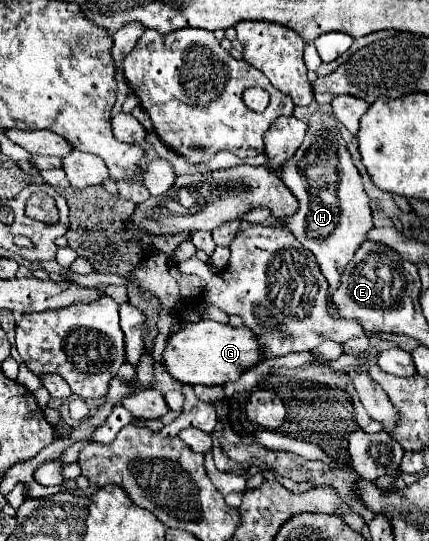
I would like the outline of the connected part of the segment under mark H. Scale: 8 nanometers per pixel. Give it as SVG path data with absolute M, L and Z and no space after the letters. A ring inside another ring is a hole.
M315 113L309 119L309 129L303 145L281 169L283 183L299 199L299 211L283 221L271 219L271 225L287 227L315 257L329 283L329 295L339 287L339 277L359 245L367 239L373 227L369 197L363 191L361 175L351 161L351 153L339 135L339 127L331 115ZM309 153L315 153L315 161L309 163Z

